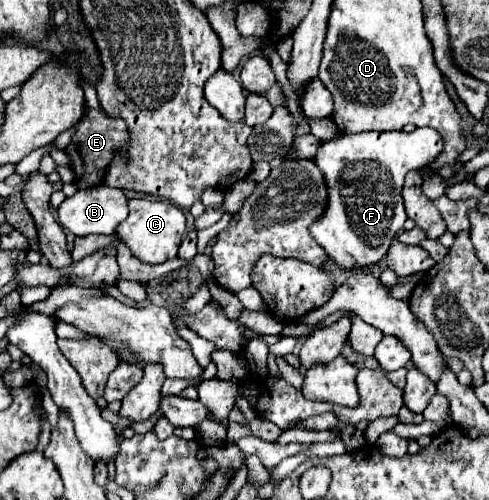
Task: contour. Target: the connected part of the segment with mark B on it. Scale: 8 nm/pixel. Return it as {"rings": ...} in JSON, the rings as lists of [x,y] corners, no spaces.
{"rings":[[[106,184],[96,186],[96,188],[88,188],[88,190],[78,190],[74,196],[66,198],[62,202],[62,206],[58,208],[58,220],[60,224],[70,230],[74,236],[90,236],[90,234],[114,234],[116,226],[128,218],[128,198],[124,196],[122,190],[110,188]]]}

